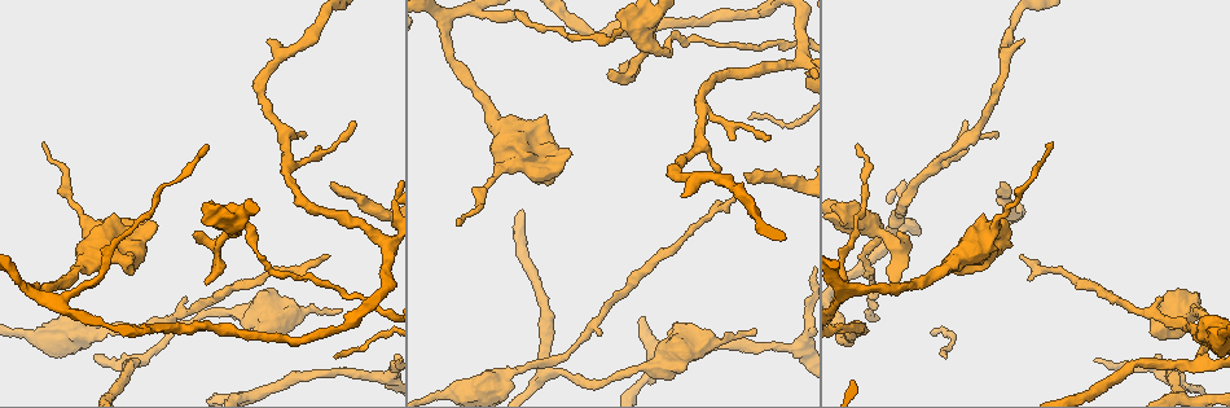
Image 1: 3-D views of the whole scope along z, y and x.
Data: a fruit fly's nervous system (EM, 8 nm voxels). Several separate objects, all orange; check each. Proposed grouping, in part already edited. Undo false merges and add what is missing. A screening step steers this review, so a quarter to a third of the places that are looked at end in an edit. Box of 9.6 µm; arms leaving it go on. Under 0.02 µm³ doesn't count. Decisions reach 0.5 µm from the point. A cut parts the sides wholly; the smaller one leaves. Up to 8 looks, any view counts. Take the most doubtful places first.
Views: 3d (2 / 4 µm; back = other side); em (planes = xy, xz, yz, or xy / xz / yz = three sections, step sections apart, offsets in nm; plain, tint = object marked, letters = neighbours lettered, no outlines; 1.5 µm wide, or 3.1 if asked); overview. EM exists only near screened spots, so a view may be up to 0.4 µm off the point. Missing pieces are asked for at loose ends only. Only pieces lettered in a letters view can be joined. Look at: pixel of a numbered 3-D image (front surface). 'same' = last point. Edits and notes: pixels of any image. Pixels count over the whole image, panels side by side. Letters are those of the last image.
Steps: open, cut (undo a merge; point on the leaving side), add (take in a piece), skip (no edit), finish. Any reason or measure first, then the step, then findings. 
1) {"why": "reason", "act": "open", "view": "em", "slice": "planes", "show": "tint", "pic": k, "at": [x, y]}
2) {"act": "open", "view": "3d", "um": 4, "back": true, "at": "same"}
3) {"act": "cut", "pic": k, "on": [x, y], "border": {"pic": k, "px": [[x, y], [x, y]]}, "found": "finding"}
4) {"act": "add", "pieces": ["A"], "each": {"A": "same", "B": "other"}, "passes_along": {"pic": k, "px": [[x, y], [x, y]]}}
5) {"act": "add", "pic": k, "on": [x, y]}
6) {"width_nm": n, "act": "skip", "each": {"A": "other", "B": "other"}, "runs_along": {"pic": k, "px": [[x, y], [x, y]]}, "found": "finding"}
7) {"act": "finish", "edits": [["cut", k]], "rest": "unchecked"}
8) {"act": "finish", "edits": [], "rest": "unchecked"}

{"act": "open", "view": "3d", "um": 2, "back": true, "pic": 1, "at": [755, 329]}

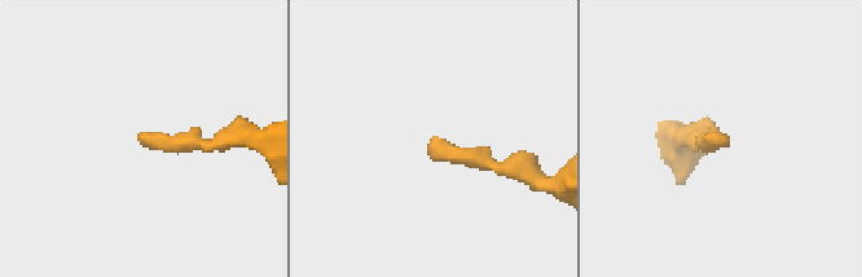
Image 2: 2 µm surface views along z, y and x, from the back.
{"why": "now the EM", "act": "open", "view": "em", "slice": "planes", "show": "letters", "pic": 2, "at": [431, 141]}

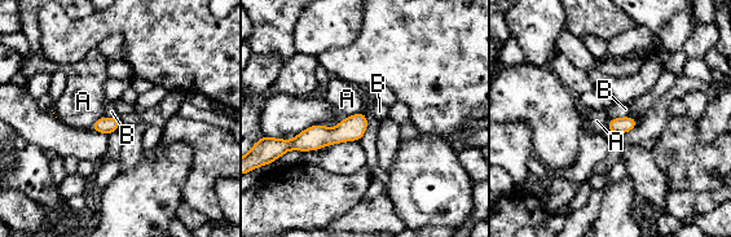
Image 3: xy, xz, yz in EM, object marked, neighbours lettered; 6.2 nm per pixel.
{"act": "skip", "each": {"A": "other", "B": "other"}, "border": {"pic": 3, "px": [[634, 117], [613, 117], [610, 119]]}, "found": "no lettered piece goes on from it"}

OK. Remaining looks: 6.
{"why": "an open end", "act": "open", "view": "em", "slice": "yz", "step": 8, "show": "letters", "pic": 1, "at": [856, 146]}

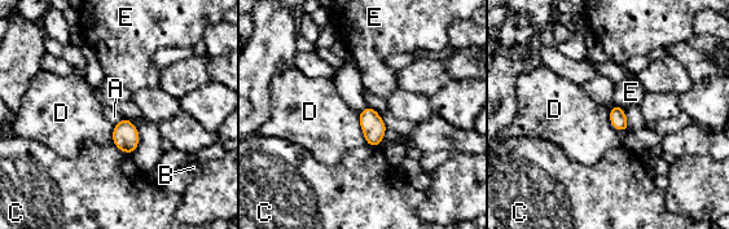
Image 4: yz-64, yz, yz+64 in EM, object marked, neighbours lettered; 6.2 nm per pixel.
{"act": "open", "view": "em", "slice": "planes", "show": "letters", "at": "same"}

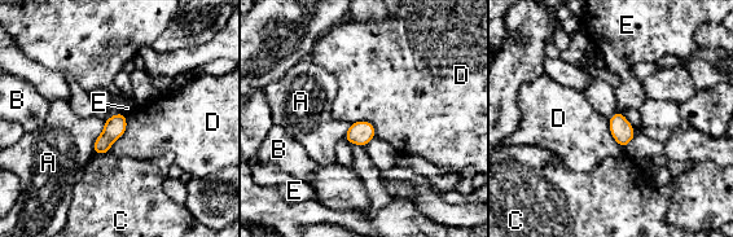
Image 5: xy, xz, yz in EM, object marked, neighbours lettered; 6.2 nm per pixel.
{"width_nm": 130, "act": "skip", "each": {"A": "other", "B": "other", "C": "other", "D": "other", "E": "other"}, "border": {"pic": 5, "px": [[126, 114], [126, 131], [108, 152]]}, "found": "no lettered piece goes on from it"}

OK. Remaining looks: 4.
{"why": "sudden change in width", "act": "open", "view": "em", "slice": "xz", "step": 4, "show": "tint", "pic": 1, "at": [497, 175]}

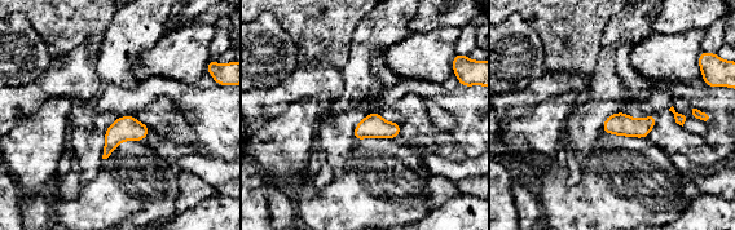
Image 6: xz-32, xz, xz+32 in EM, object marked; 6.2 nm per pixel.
{"act": "open", "view": "em", "slice": "planes", "show": "letters", "at": "same"}

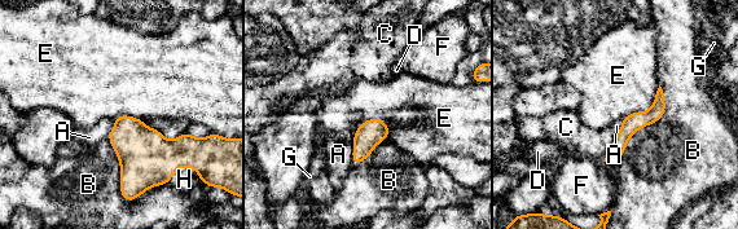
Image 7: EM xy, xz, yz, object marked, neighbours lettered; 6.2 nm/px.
{"width_nm": 80, "act": "skip", "each": {"A": "other", "B": "other", "C": "other", "D": "other", "E": "other", "F": "other", "G": "other", "H": "other"}, "found": "one neuron here"}

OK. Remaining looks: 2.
{"act": "finish", "edits": [], "rest": "unchecked"}

